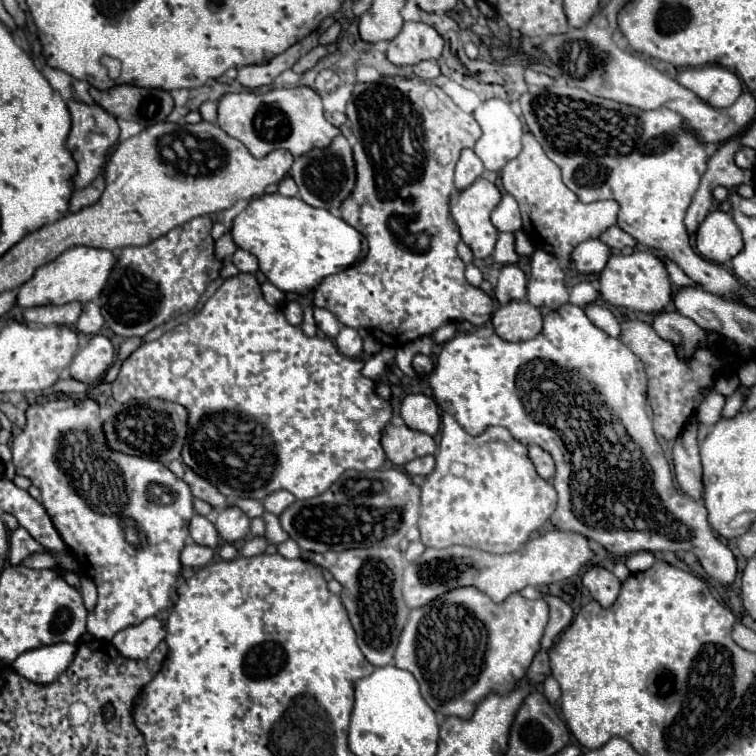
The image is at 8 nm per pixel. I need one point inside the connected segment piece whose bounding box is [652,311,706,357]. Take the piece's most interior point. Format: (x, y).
(686, 335)

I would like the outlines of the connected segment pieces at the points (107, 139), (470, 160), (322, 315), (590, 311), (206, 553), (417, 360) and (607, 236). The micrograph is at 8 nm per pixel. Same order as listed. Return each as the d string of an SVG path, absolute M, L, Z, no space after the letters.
M70 99L68 111L72 115L72 129L70 129L70 135L66 141L66 149L72 153L72 157L78 165L78 171L72 177L72 185L74 185L74 189L82 189L82 187L88 187L94 181L94 177L102 171L106 153L118 141L120 129L118 129L116 119L110 113L106 113L100 105L84 105L76 99Z
M464 149L458 165L456 165L456 175L454 175L454 183L458 191L464 191L466 187L470 187L480 175L484 173L484 165L482 161L476 157L476 153L472 149Z
M314 307L314 319L316 319L318 329L320 329L326 337L334 339L334 337L338 335L338 331L340 331L340 323L338 323L338 319L336 319L328 309Z
M590 303L584 311L586 311L588 319L590 319L598 329L602 329L604 333L608 333L610 337L618 337L618 335L620 335L620 321L614 317L614 313L612 313L606 305Z
M190 543L190 545L186 545L186 547L182 549L182 553L180 553L180 563L182 563L184 567L194 567L194 569L198 569L198 567L204 567L206 563L210 563L212 557L214 557L214 549L202 547L202 545L196 545L196 543Z
M416 355L412 359L412 367L418 371L418 373L430 373L432 371L432 359L428 355Z
M618 225L606 229L598 239L602 243L606 243L610 249L616 249L616 251L620 251L624 247L634 247L636 245L636 239L632 235L628 235L628 233L624 233Z

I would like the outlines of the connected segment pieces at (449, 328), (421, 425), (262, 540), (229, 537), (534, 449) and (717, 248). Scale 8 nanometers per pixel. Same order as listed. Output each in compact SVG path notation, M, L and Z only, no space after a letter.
M446 323L440 327L432 336L436 344L443 344L456 335L456 323Z
M406 395L400 407L400 415L404 419L404 423L414 429L414 431L422 431L426 435L436 435L440 429L440 413L438 413L438 405L432 397L428 395Z
M262 535L262 537L250 537L250 539L244 543L244 547L240 549L240 553L242 553L244 557L254 557L254 555L264 553L266 547L268 547L268 539L266 539L264 535Z
M238 507L220 509L216 519L214 519L214 525L226 543L236 543L250 533L250 519Z
M530 445L530 447L528 447L528 455L530 455L532 463L536 465L538 475L540 475L542 479L550 481L550 479L554 477L554 473L556 473L556 463L554 463L552 455L550 455L548 451L544 451L542 447L538 447L538 445Z
M712 211L696 231L696 249L712 263L730 261L742 251L740 229L728 213Z

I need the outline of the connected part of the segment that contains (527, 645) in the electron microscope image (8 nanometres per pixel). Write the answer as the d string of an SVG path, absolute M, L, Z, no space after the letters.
M456 587L432 599L424 607L412 609L406 627L402 629L400 643L394 653L394 665L410 671L422 691L426 703L442 715L456 715L468 719L480 699L488 693L508 693L524 677L534 653L538 651L540 637L548 623L548 603L544 599L524 599L512 593L504 603L494 603L476 587Z

